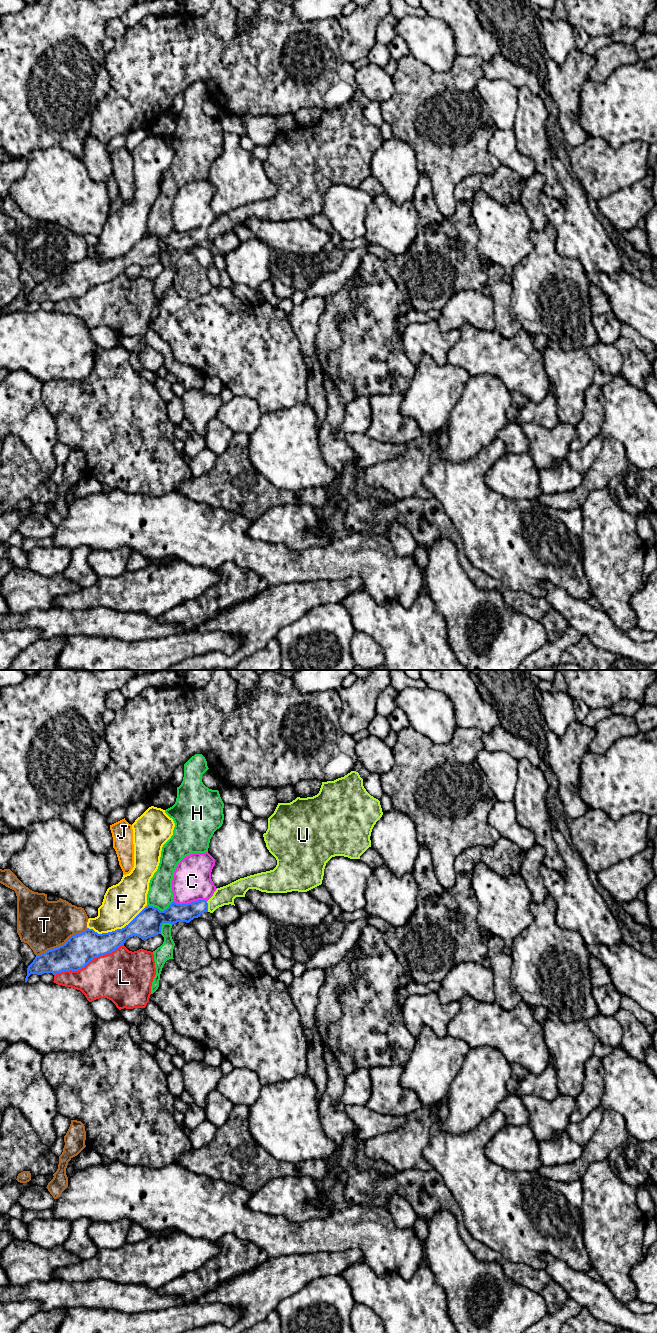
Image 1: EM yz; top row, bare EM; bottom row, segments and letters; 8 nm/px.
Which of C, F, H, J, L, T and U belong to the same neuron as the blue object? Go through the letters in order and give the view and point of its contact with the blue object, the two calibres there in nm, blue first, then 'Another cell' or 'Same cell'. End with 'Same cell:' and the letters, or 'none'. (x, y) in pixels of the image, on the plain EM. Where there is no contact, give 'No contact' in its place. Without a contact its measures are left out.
C: Touches blue at yz (190, 231). Thickness 150 nm (blue) against 300 nm. Another cell
F: Touches blue at yz (117, 257). Thickness 220 nm (blue) against 300 nm. Another cell
H: Touches blue at yz (159, 238). Thickness 220 nm (blue) against 200 nm. Another cell
J: Touches blue at yz (147, 234). Thickness 220 nm (blue) against 20 nm. Another cell
L: Touches blue at yz (88, 290). Thickness 240 nm (blue) against 380 nm. Another cell
T: Touches blue at yz (61, 273). Thickness 240 nm (blue) against 400 nm. Another cell
U: Touches blue at yz (207, 234). Thickness 140 nm (blue) against 150 nm. Same cell
Same cell: U

